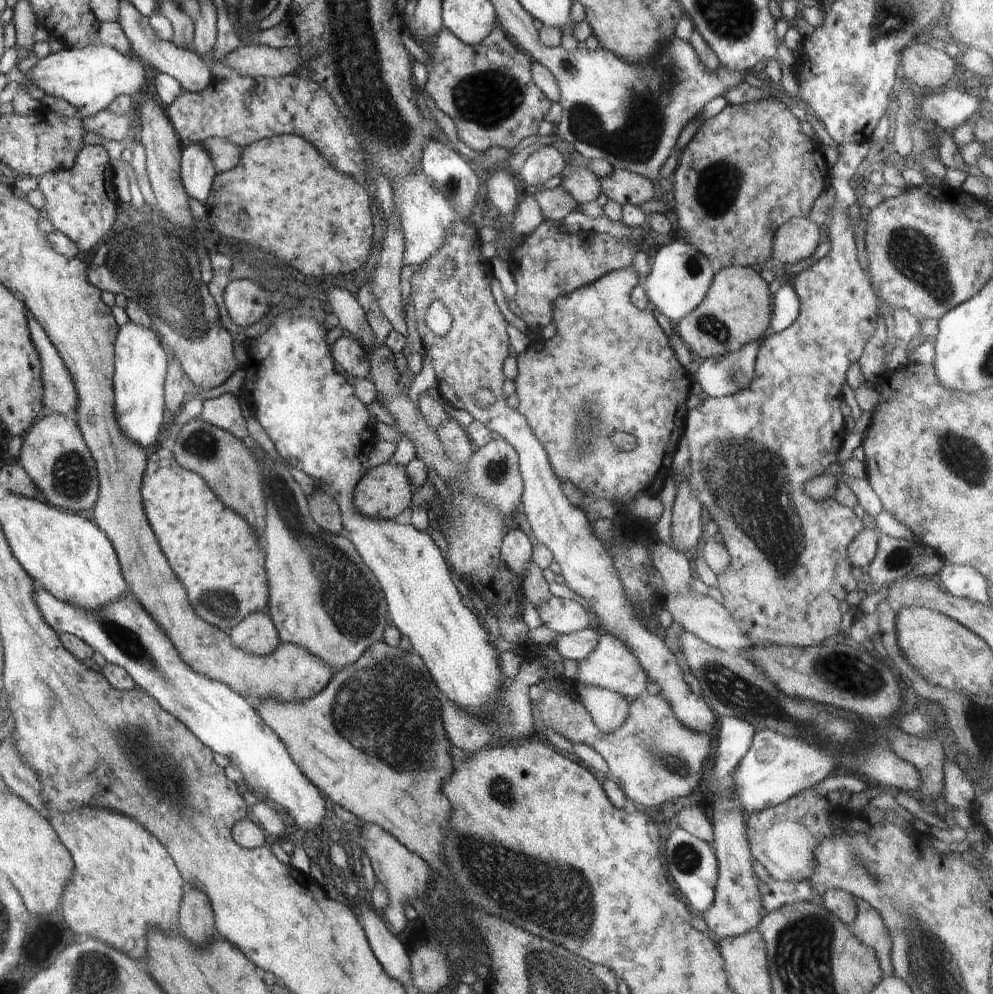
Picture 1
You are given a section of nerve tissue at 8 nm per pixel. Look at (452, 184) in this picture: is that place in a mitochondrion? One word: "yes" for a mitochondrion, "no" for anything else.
yes

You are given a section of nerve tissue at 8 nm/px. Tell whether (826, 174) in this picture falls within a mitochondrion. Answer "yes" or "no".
no

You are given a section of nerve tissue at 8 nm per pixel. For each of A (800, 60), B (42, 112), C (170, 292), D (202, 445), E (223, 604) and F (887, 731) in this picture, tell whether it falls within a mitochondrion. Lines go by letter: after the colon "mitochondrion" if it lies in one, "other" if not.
A: other
B: other
C: mitochondrion
D: mitochondrion
E: mitochondrion
F: other

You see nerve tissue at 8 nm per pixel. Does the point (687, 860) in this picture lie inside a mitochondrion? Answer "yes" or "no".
yes

